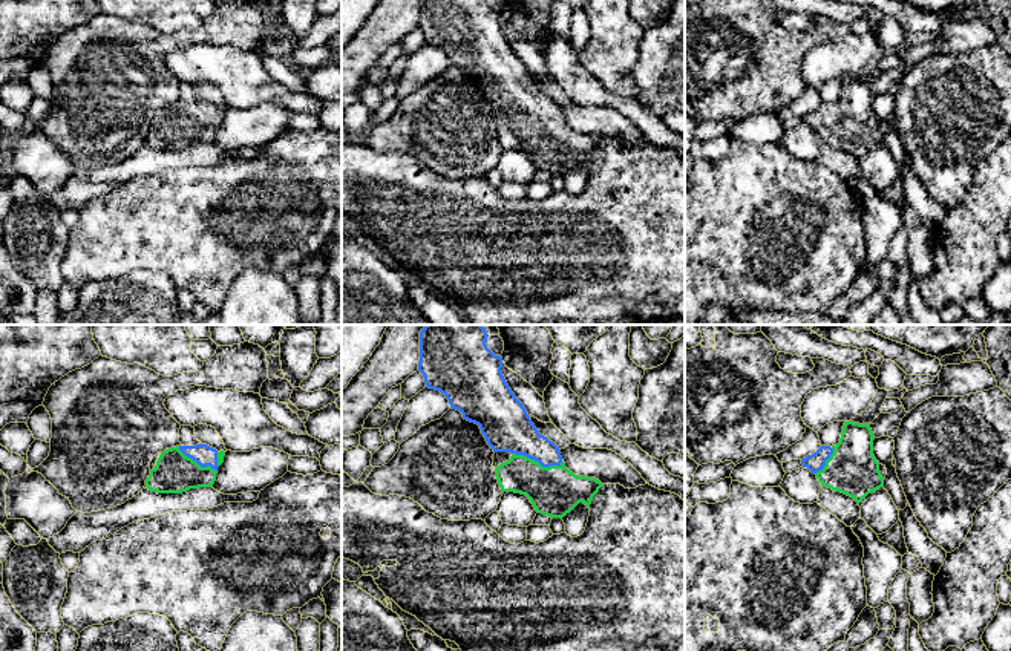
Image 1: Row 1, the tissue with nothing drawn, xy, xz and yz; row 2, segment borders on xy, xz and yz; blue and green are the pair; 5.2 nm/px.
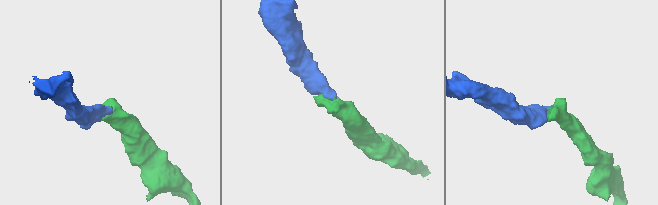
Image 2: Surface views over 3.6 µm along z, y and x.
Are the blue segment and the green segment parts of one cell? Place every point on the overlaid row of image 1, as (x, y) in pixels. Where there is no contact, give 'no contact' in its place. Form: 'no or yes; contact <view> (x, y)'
yes; contact xz (538, 461)

